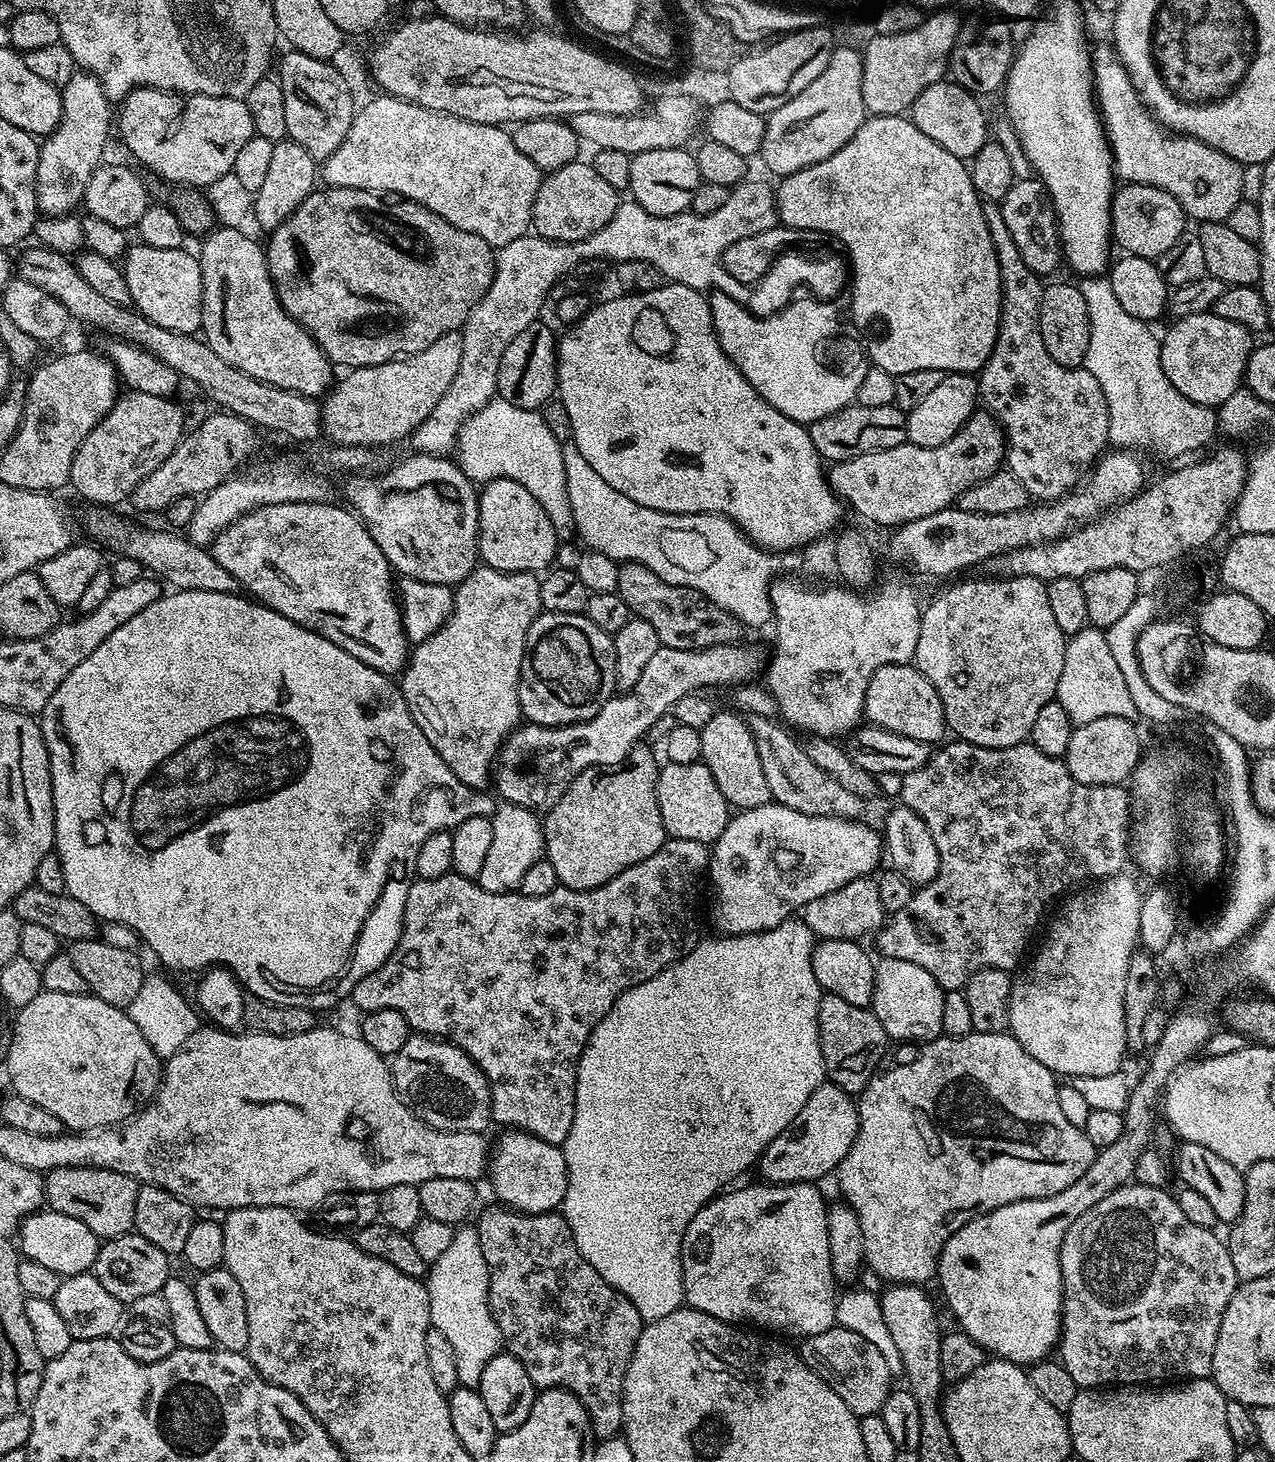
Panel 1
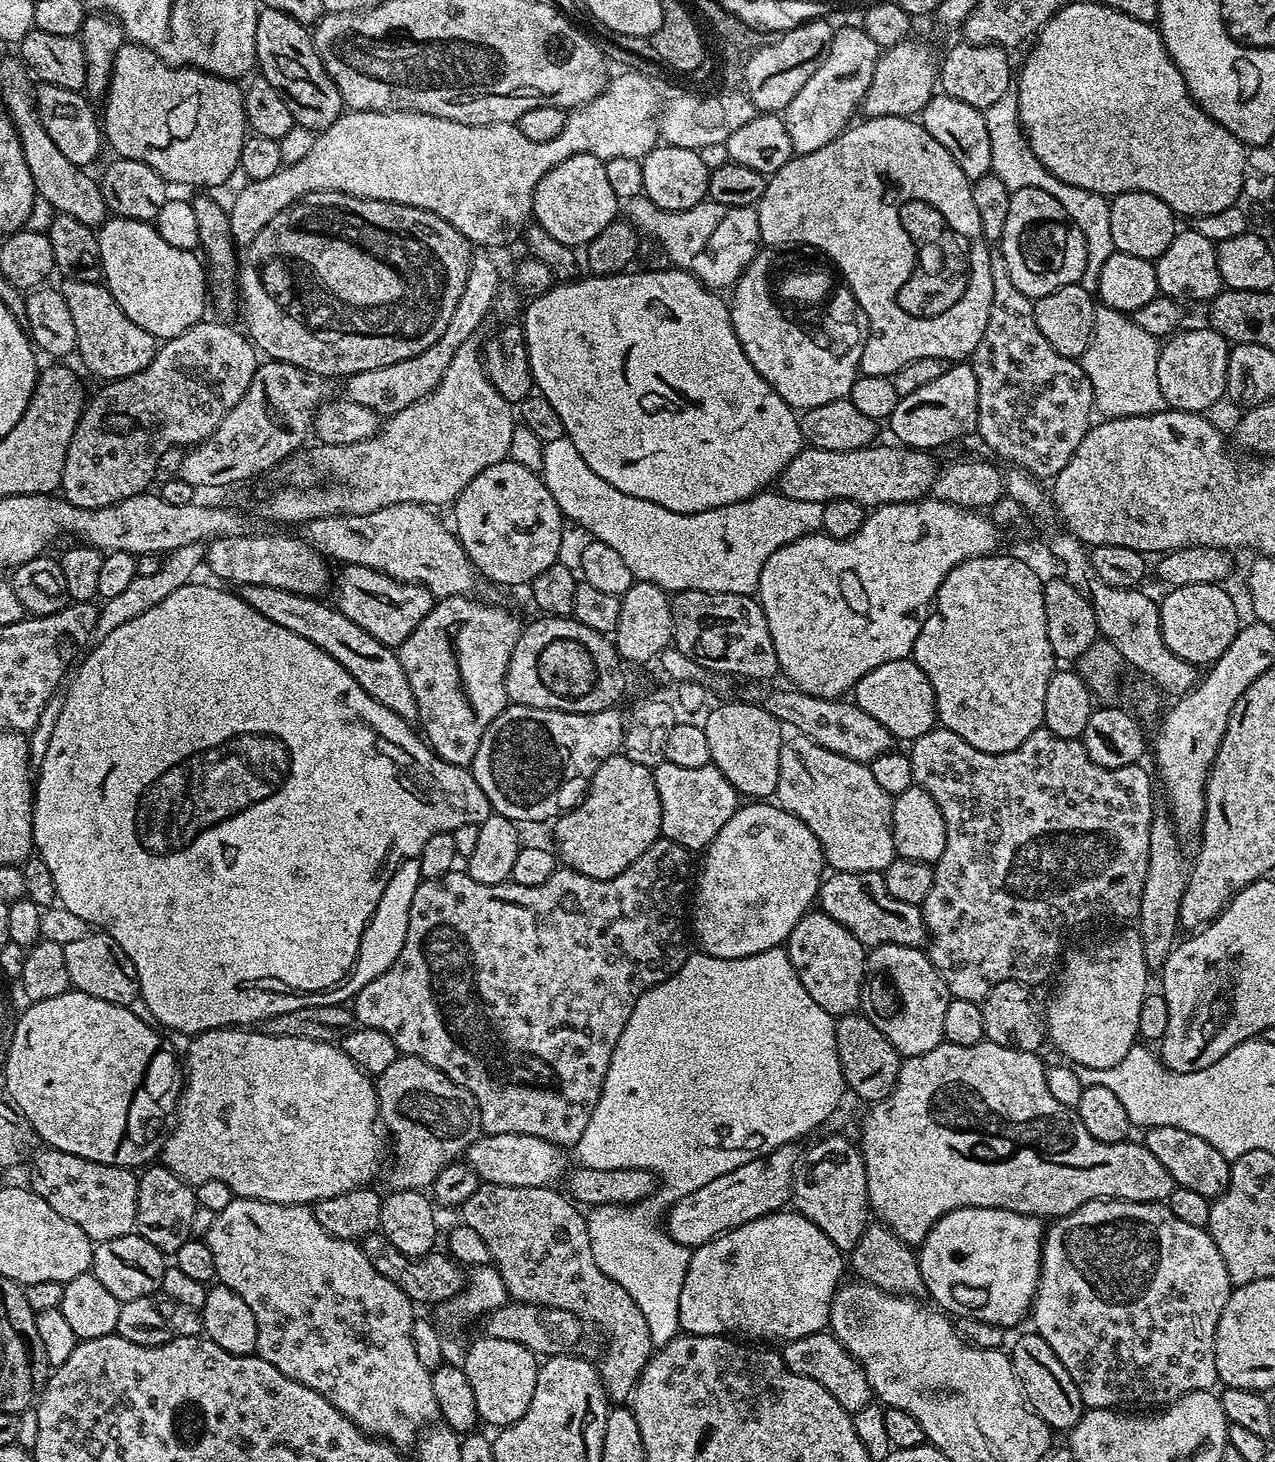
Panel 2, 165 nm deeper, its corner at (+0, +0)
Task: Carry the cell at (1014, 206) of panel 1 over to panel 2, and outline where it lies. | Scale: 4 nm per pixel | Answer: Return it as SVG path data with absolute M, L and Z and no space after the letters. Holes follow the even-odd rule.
M1023 188L1012 193L1006 230L1002 230L998 250L1004 256L1006 270L1010 270L1010 282L1027 296L1045 296L1084 279L1086 238L1082 230L1074 226L1066 210L1062 210L1062 202L1046 194L1046 190Z

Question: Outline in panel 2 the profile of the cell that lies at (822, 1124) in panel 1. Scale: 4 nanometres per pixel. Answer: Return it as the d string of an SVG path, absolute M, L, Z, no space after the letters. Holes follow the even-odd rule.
M787 1144L768 1156L759 1156L738 1166L738 1170L730 1170L730 1174L722 1174L722 1178L714 1178L714 1182L706 1182L706 1186L698 1186L694 1194L686 1194L668 1208L668 1236L674 1242L693 1249L724 1232L746 1226L746 1222L781 1211L792 1199L792 1175L796 1173L797 1159L797 1145Z

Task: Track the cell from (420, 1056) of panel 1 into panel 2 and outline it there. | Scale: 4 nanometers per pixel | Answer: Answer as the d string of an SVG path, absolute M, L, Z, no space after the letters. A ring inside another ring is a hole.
M397 1055L396 1061L375 1077L378 1120L388 1127L396 1143L396 1173L393 1189L431 1189L434 1178L447 1164L459 1161L482 1135L478 1102L470 1090L458 1086L442 1070L422 1058Z

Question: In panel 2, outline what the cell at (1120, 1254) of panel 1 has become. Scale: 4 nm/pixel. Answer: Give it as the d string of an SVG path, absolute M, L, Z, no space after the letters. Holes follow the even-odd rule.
M1091 1200L1083 1204L1078 1210L1074 1210L1069 1216L1059 1217L1053 1224L1056 1225L1053 1228L1051 1225L1044 1234L1044 1249L1040 1255L1038 1290L1032 1300L1032 1307L1030 1309L1031 1327L1042 1338L1046 1338L1046 1343L1050 1345L1050 1350L1054 1350L1054 1354L1058 1354L1058 1362L1062 1362L1062 1366L1066 1366L1070 1378L1074 1378L1074 1386L1078 1386L1078 1394L1082 1394L1082 1402L1084 1403L1085 1409L1115 1408L1120 1410L1128 1406L1124 1404L1156 1404L1152 1406L1167 1406L1191 1392L1207 1392L1215 1389L1218 1384L1218 1377L1216 1375L1216 1359L1214 1358L1214 1342L1216 1341L1216 1331L1218 1330L1218 1318L1222 1318L1222 1310L1230 1298L1234 1285L1230 1274L1226 1270L1226 1262L1222 1262L1222 1254L1218 1254L1218 1246L1214 1246L1212 1235L1203 1228L1190 1226L1186 1222L1181 1222L1179 1218L1174 1218L1174 1214L1168 1208L1167 1203L1164 1202L1158 1204L1139 1204L1138 1202L1130 1202L1129 1200Z

